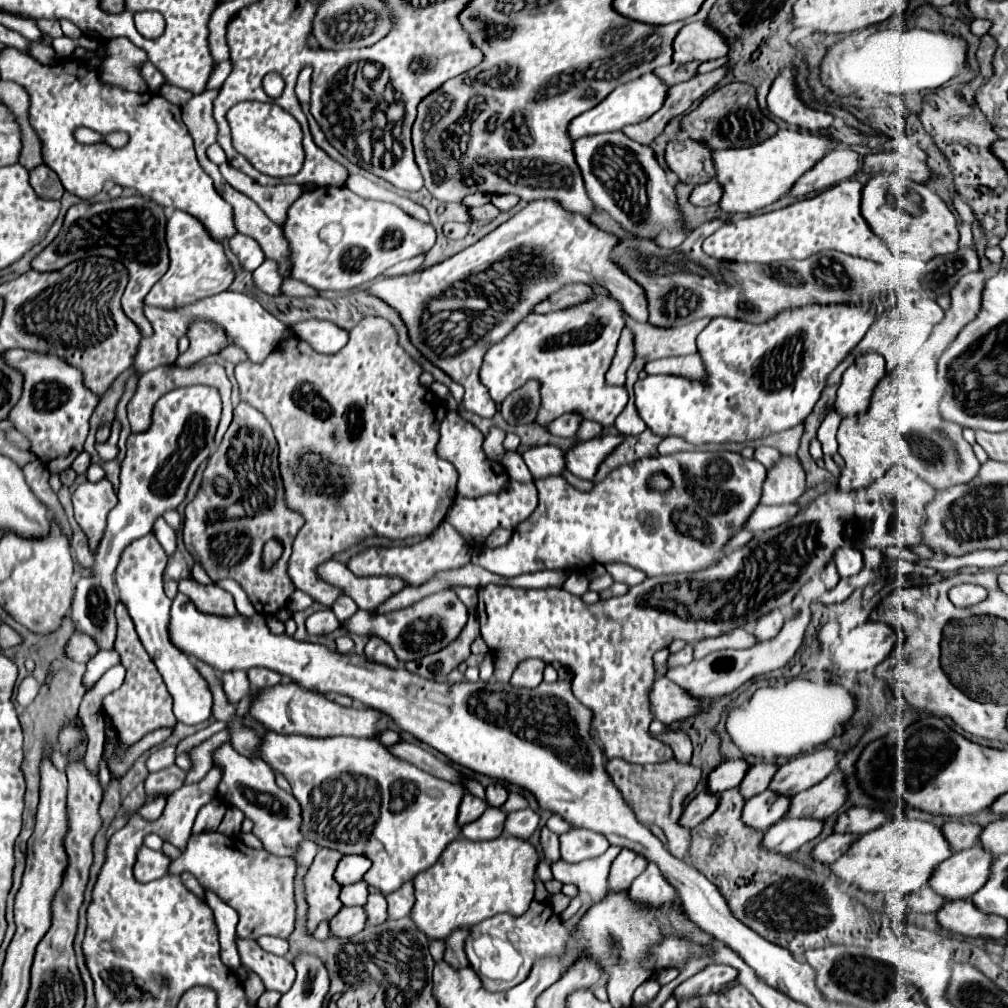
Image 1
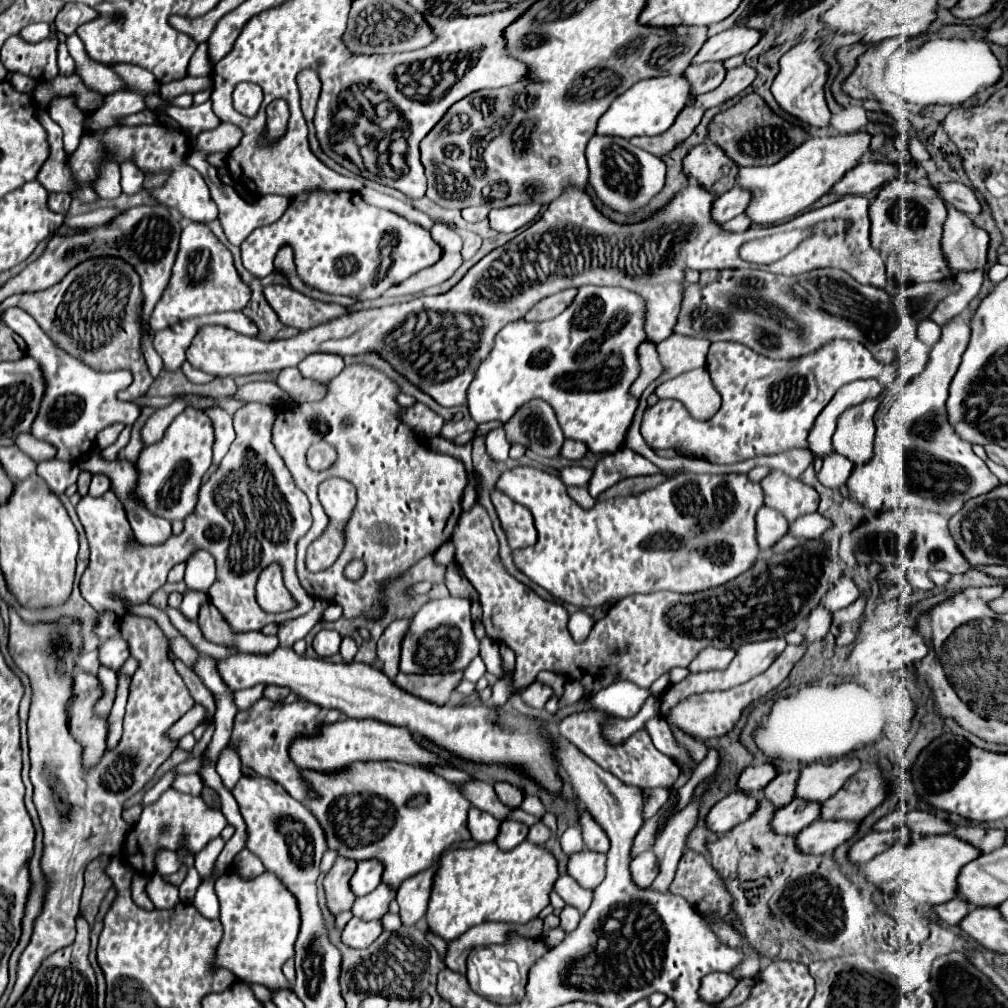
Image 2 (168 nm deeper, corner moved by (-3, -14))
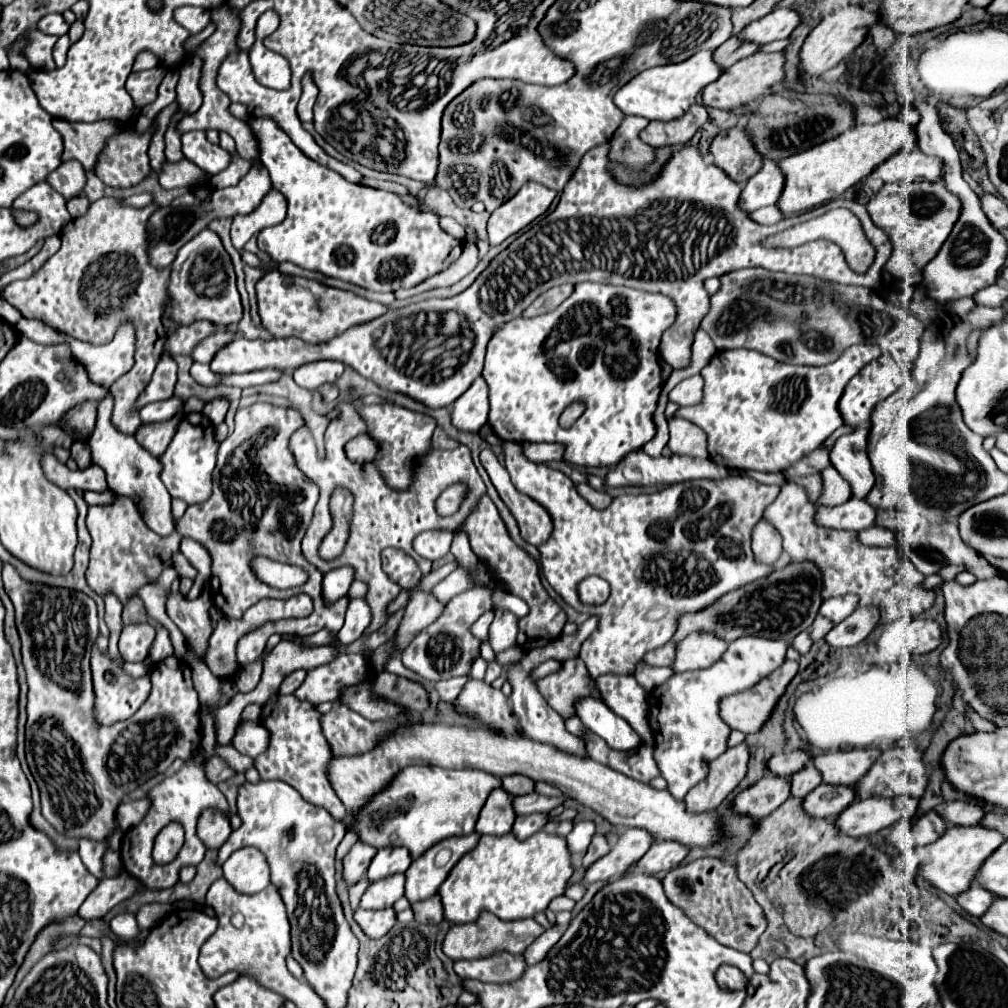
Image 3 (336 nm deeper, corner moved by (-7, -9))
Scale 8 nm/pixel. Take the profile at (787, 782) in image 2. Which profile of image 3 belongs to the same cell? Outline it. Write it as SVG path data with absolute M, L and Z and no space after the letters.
M809 763L805 769L797 771L793 777L791 777L791 795L795 797L805 797L809 795L819 783L821 783L821 773L817 771L817 767L813 763Z

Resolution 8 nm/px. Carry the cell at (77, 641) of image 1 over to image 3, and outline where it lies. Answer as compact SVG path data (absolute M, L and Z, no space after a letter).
M151 623L125 625L119 637L119 653L125 661L143 661L155 641L155 627Z

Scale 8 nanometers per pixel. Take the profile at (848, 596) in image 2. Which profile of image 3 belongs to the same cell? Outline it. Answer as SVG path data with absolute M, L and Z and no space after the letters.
M845 595L845 597L833 597L823 601L821 605L821 615L827 617L833 625L841 623L843 619L847 619L857 607L857 597L855 595Z

